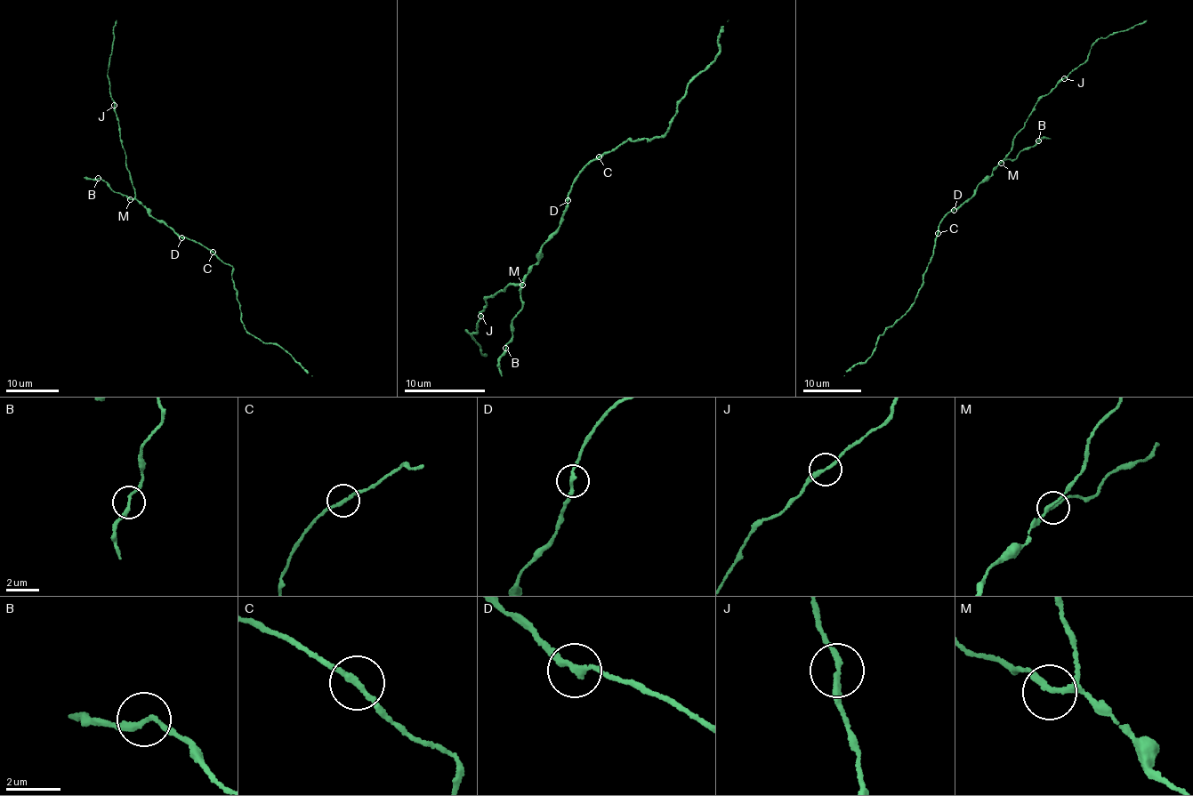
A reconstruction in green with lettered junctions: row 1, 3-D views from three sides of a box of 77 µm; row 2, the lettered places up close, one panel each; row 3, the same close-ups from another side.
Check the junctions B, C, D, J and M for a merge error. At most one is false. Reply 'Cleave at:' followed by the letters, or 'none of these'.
Cleave at: none of these

